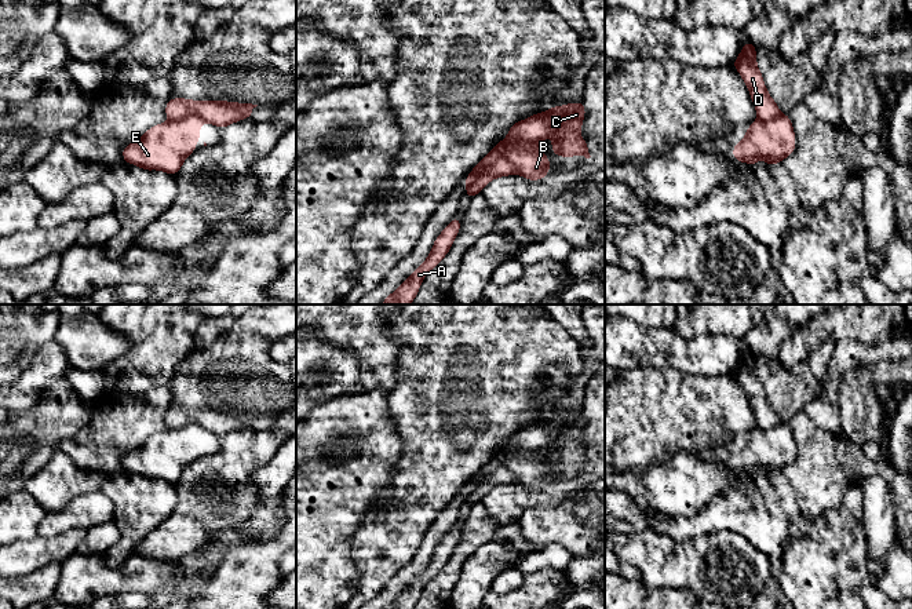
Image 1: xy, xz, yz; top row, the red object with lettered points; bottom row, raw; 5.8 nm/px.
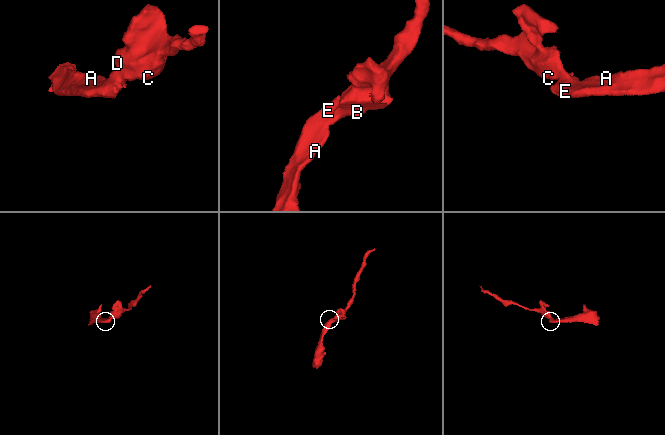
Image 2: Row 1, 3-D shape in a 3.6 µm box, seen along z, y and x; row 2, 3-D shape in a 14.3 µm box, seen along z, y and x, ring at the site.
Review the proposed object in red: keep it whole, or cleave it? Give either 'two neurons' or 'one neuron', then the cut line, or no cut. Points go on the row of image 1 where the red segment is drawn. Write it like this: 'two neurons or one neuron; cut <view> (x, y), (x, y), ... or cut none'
two neurons; cut xz (473, 171), (481, 170), (498, 157), (504, 157), (517, 172)

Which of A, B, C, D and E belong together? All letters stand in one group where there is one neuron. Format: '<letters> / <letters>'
A E / B C D

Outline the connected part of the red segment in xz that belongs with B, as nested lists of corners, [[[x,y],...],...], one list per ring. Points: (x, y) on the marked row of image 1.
[[[581,101],[580,103],[566,103],[563,106],[555,105],[547,112],[535,113],[529,118],[519,120],[473,171],[482,169],[497,157],[504,157],[514,165],[517,175],[529,180],[546,178],[552,164],[539,145],[547,139],[554,125],[557,131],[551,136],[552,154],[562,157],[583,154],[590,158],[587,142],[580,135],[584,116],[585,109]]]

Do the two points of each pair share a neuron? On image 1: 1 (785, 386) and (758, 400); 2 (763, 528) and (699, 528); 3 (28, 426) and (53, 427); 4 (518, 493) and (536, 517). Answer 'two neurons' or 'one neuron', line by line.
1: one neuron
2: one neuron
3: one neuron
4: two neurons

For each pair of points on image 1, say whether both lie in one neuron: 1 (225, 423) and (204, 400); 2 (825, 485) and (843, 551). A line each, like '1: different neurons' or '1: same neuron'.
1: same neuron
2: different neurons

